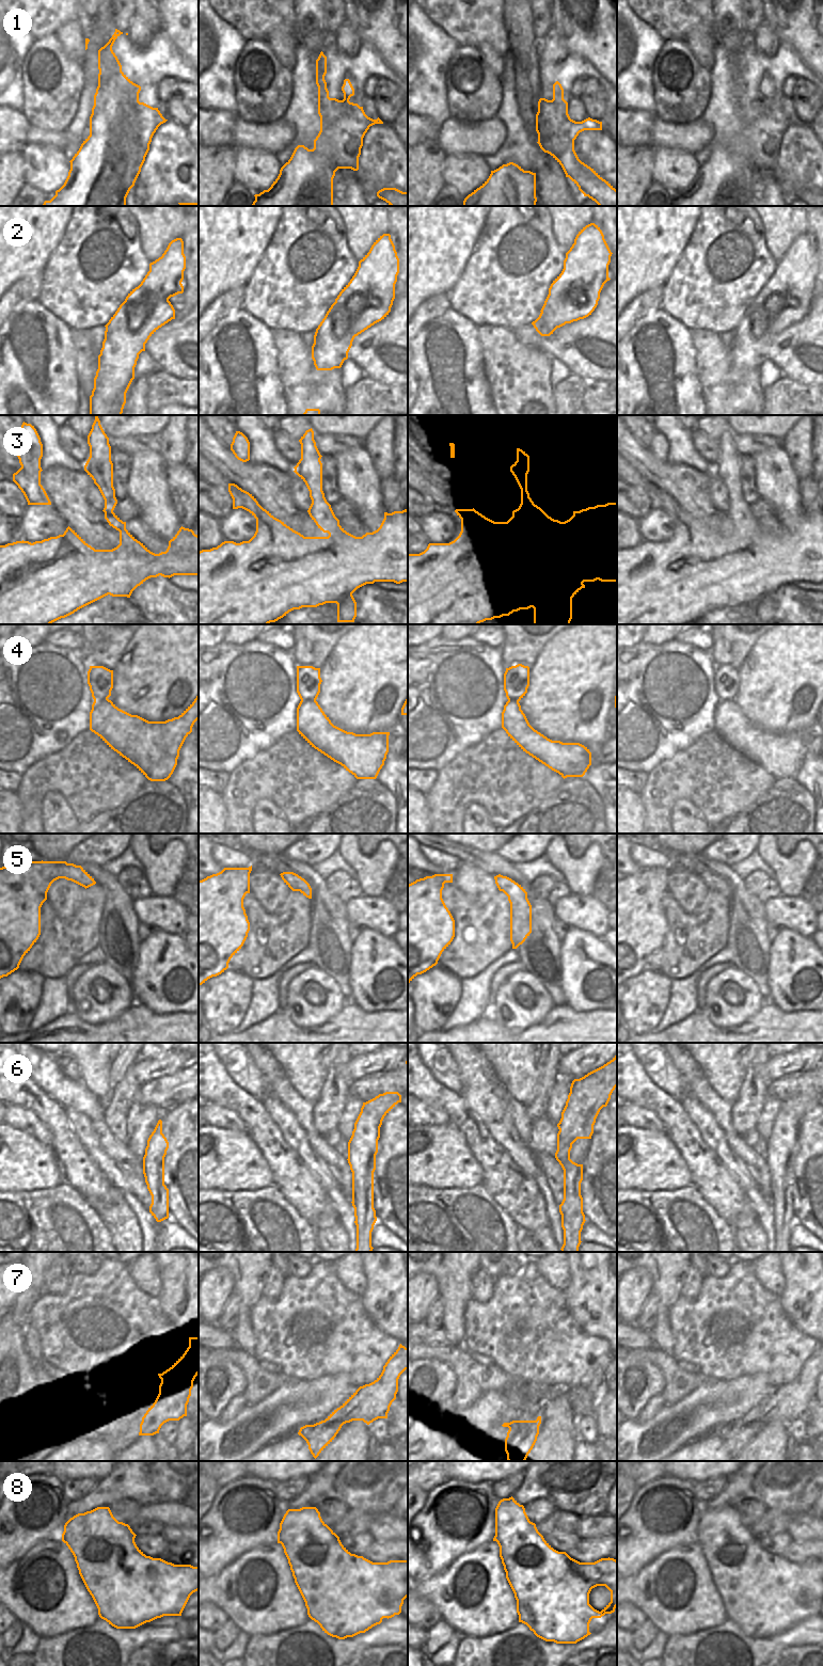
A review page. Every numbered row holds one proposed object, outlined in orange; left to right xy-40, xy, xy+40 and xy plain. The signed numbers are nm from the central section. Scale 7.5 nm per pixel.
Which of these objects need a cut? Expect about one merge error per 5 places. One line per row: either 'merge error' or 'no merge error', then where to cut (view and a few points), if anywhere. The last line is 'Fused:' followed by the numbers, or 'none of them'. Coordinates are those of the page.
1: no merge error; cut none
2: no merge error; cut none
3: no merge error; cut none
4: no merge error; cut none
5: no merge error; cut none
6: no merge error; cut none
7: no merge error; cut none
8: no merge error; cut none
Fused: none of them

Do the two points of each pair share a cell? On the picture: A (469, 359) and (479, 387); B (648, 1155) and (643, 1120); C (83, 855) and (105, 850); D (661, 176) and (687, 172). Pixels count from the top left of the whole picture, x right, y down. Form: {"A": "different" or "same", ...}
{"A": "same", "B": "different", "C": "same", "D": "same"}

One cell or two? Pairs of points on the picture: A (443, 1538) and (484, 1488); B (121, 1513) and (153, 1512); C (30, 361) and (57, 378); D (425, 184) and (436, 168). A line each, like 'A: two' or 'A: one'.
A: one
B: two
C: one
D: one

